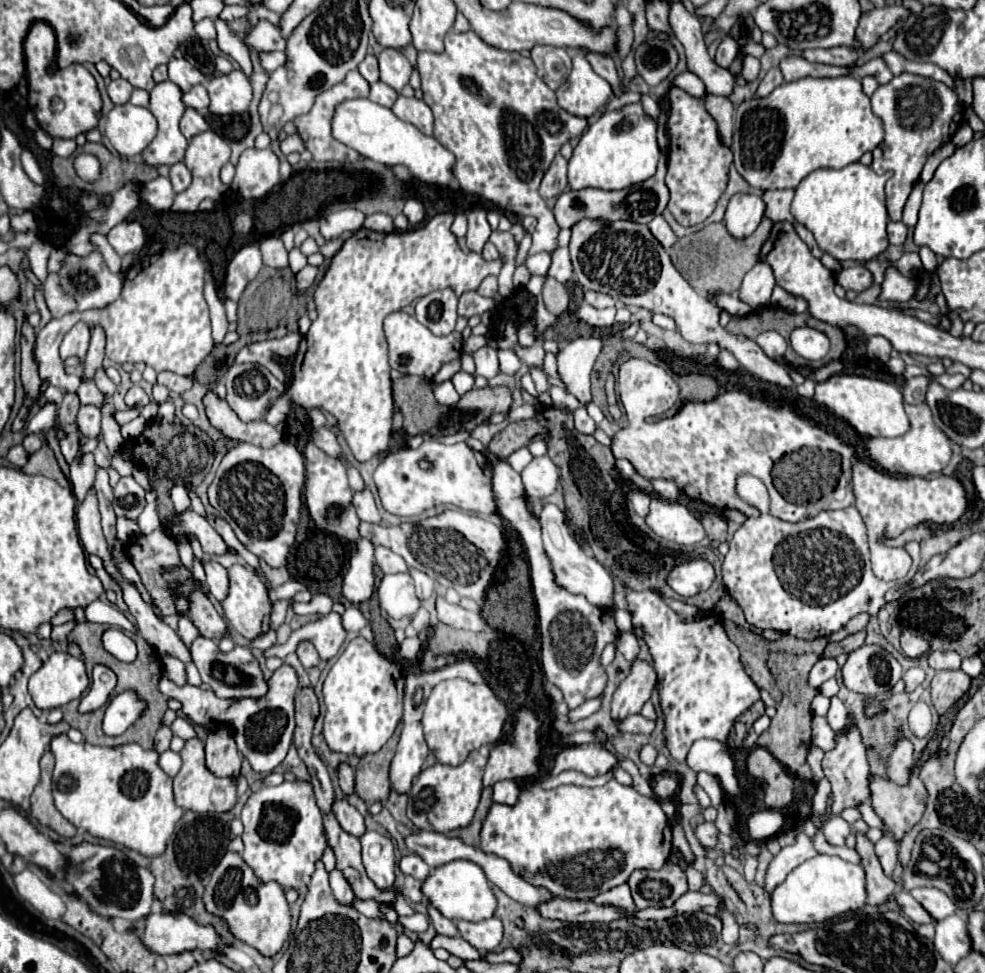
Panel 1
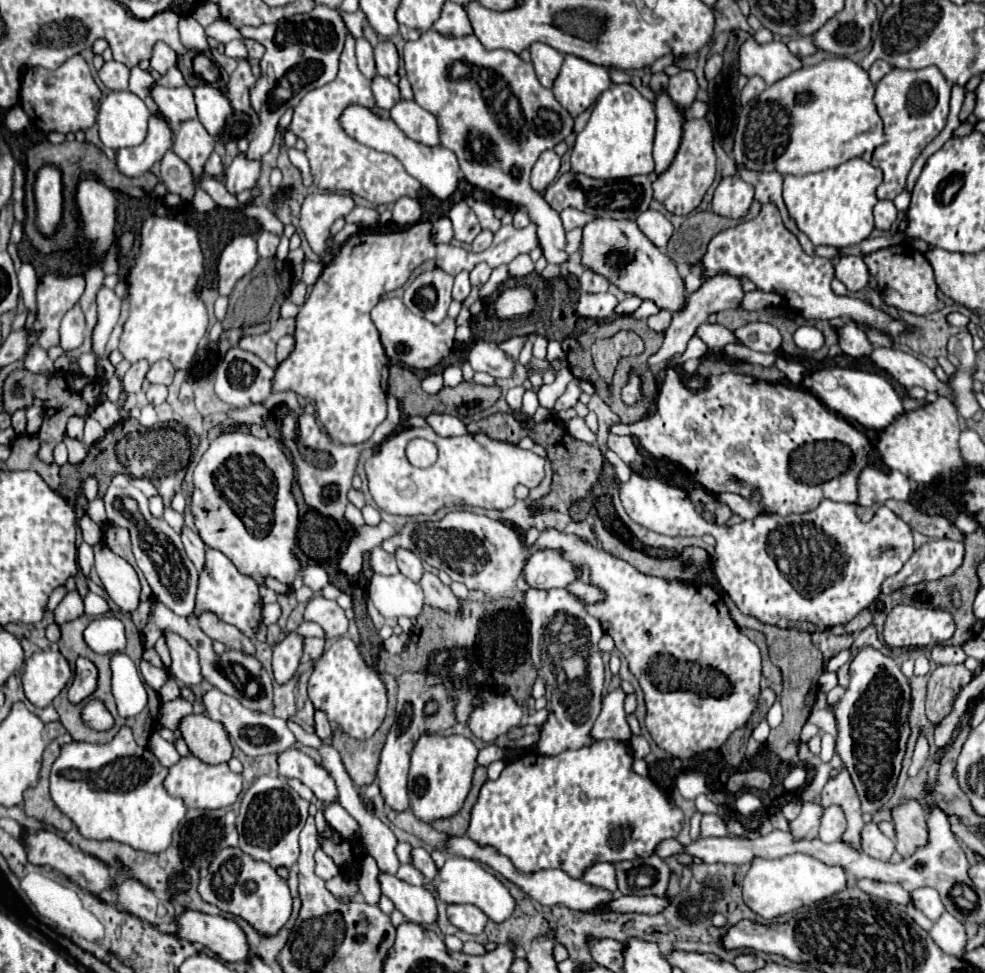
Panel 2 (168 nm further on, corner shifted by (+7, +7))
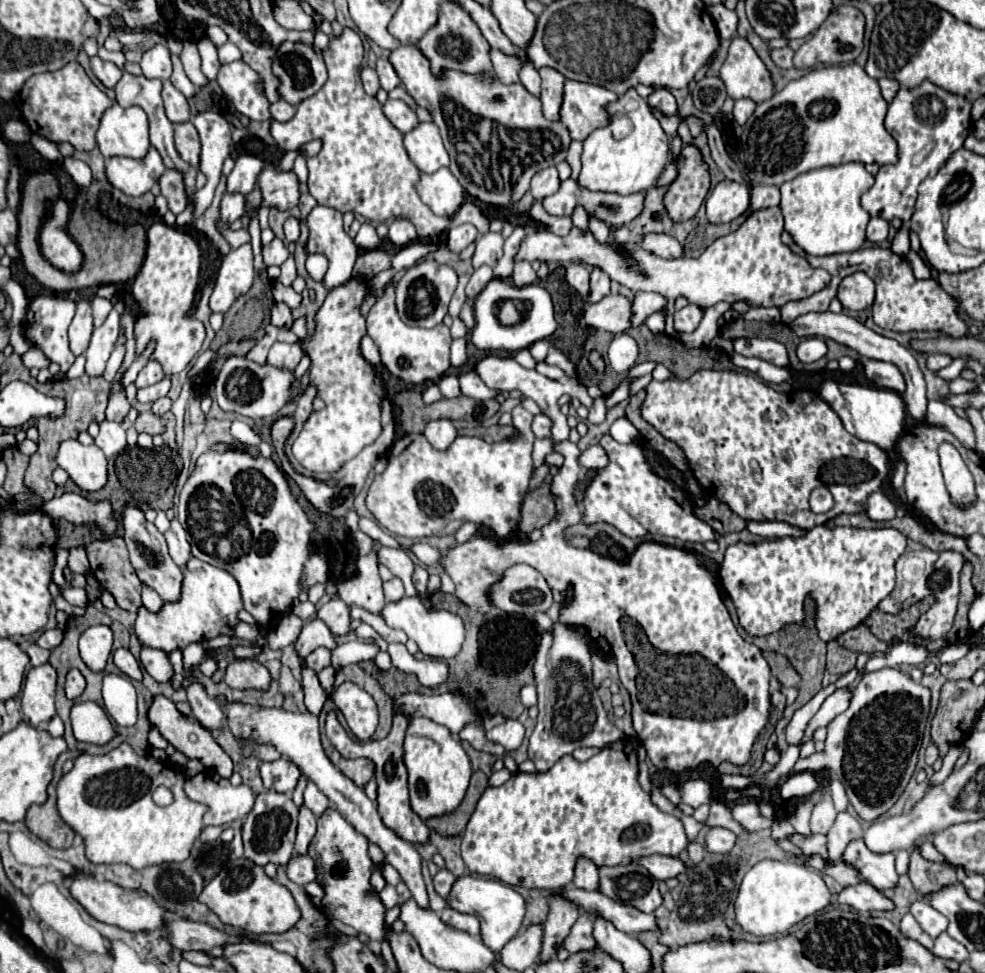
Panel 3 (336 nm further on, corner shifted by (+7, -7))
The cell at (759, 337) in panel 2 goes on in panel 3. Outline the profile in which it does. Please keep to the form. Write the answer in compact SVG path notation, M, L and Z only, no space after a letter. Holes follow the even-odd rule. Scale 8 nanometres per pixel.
M738 338L734 340L734 352L742 356L756 356L774 366L788 366L788 352L782 342L776 340L762 340L762 338Z

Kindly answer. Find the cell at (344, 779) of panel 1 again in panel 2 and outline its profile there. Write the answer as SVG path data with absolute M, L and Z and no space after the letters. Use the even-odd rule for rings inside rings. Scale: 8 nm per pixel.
M316 712L314 720L316 720L316 734L318 734L318 738L322 742L332 742L332 726L328 724L324 712Z

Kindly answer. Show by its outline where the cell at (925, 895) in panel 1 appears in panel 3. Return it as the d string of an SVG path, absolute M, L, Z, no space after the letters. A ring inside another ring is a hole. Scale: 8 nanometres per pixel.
M916 900L910 906L910 914L918 920L924 932L928 932L932 938L938 938L948 928L948 918L940 914L936 908L932 908L926 900Z

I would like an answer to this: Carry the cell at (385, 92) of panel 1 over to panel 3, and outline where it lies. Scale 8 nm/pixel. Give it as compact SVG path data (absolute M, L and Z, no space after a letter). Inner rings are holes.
M388 98L388 102L382 106L382 110L384 110L386 118L388 118L402 134L414 130L414 128L420 124L416 112L414 112L404 100L390 100L390 98Z

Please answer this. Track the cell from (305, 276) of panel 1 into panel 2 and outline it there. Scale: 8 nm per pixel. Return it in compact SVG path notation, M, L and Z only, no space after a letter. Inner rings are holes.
M310 260L304 262L304 276L302 276L304 284L312 286L318 280L320 274L322 274L322 264L320 262L310 262Z

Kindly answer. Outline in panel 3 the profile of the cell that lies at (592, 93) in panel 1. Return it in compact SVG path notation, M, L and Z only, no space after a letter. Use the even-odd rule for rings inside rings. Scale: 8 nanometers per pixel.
M566 80L560 114L562 124L570 132L570 138L582 142L590 132L608 126L608 104L614 100L618 100L618 96L602 86Z

